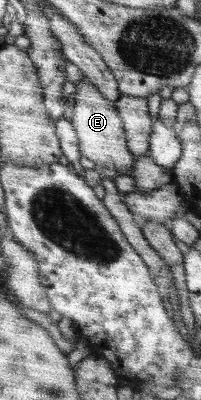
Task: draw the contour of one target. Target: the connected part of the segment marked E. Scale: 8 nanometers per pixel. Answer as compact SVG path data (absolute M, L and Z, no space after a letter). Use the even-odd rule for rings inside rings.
M86 78L71 84L68 92L74 95L74 109L68 117L75 128L81 156L89 158L101 167L106 166L116 172L126 172L133 166L136 157L128 150L123 122L115 103L104 98L98 88Z

